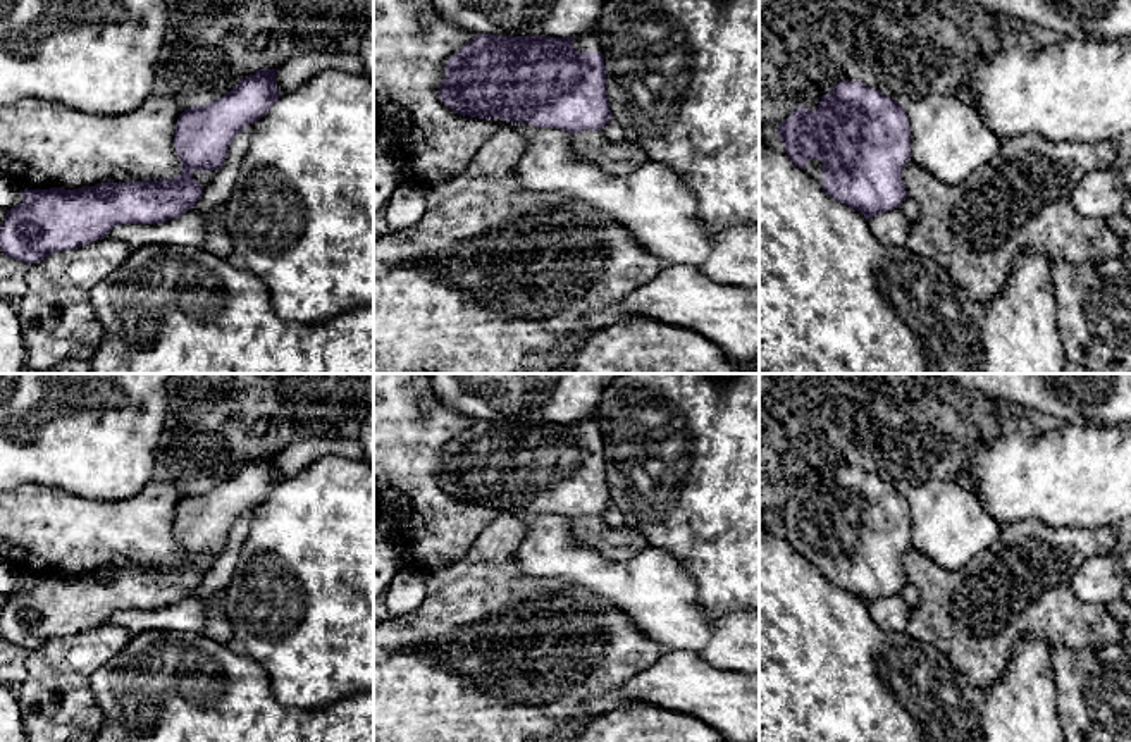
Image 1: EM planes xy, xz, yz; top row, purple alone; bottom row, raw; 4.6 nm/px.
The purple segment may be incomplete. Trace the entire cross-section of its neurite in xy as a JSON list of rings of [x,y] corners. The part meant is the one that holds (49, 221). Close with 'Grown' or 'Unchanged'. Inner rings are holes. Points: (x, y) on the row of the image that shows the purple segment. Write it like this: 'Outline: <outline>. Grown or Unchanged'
Outline: [[[258,69],[227,95],[207,105],[186,108],[177,122],[174,148],[182,164],[182,172],[172,179],[102,182],[95,186],[64,189],[24,189],[22,203],[7,210],[0,227],[0,248],[10,258],[36,263],[59,253],[77,250],[103,239],[115,226],[160,224],[177,219],[191,210],[201,196],[201,184],[193,179],[196,170],[219,170],[227,158],[234,138],[248,126],[256,124],[270,107],[279,102],[275,69]]]. Unchanged

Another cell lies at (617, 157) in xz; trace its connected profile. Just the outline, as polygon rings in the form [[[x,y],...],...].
[[[578,131],[570,134],[573,153],[594,162],[609,176],[625,176],[647,162],[642,148],[632,141],[609,141],[601,131]]]

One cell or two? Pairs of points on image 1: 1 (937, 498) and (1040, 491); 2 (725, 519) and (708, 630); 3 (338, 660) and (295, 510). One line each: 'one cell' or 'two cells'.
1: two cells
2: two cells
3: one cell

